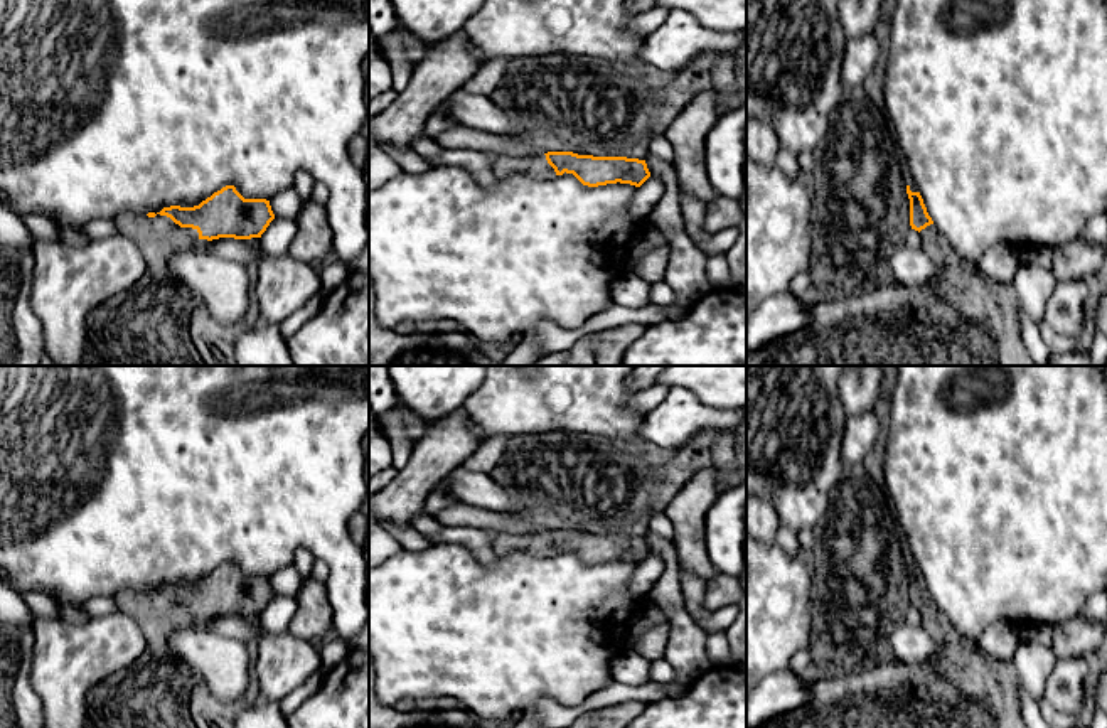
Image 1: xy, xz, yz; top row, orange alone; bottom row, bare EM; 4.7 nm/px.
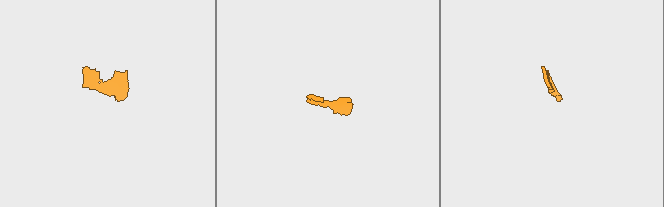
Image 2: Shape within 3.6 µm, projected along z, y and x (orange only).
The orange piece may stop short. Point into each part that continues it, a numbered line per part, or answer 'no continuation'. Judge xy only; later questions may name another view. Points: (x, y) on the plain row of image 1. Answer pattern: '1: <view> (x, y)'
1: xy (154, 691)

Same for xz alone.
1: xz (536, 543)

